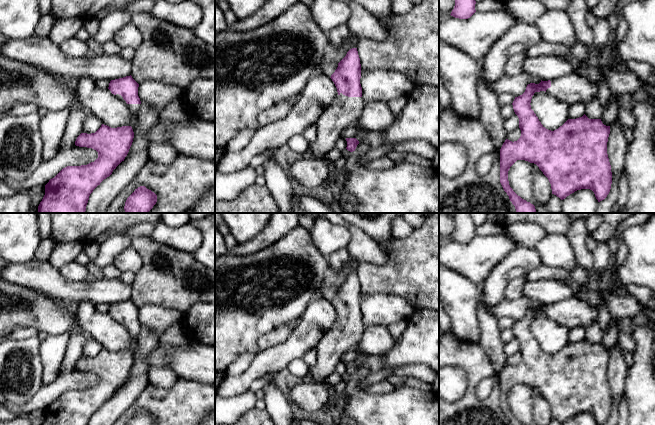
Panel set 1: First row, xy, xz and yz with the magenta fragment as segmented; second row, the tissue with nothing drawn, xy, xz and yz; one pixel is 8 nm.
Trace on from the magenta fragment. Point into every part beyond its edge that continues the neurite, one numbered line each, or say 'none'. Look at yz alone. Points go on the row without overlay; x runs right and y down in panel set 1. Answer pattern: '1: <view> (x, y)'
1: yz (572, 312)

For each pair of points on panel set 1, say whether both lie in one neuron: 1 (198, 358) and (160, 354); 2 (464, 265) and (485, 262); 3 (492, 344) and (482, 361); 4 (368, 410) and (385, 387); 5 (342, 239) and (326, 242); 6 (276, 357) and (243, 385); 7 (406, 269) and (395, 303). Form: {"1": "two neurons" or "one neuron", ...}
{"1": "one neuron", "2": "one neuron", "3": "two neurons", "4": "two neurons", "5": "one neuron", "6": "one neuron", "7": "two neurons"}

